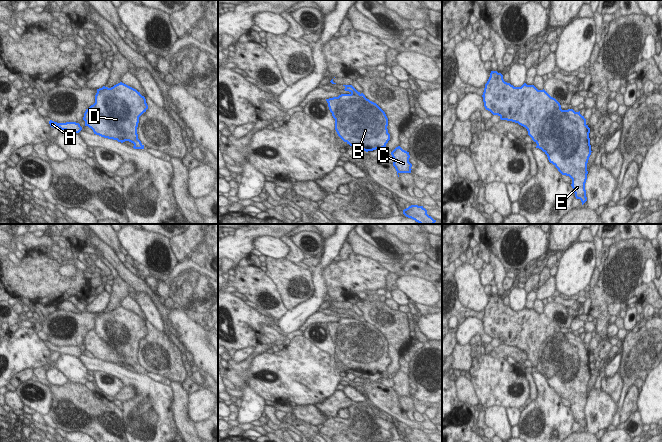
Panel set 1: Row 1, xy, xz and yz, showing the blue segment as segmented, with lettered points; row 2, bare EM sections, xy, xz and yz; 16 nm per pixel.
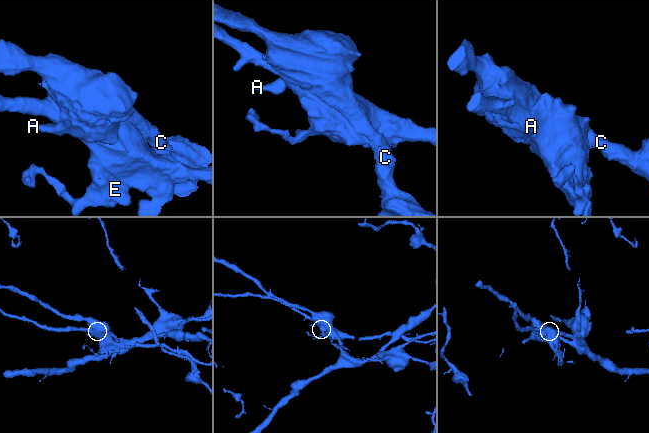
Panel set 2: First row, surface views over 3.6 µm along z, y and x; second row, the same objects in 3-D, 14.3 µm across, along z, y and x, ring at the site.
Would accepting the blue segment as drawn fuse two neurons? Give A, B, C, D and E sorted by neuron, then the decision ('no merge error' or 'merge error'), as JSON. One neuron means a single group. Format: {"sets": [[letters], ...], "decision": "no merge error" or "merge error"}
{"sets": [["A", "C", "D"], ["B", "E"]], "decision": "merge error"}

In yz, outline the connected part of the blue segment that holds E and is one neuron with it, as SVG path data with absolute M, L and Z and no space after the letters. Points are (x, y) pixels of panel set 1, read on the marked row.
M555 109L548 113L539 126L539 137L536 140L536 148L541 149L562 175L572 179L572 188L576 199L580 199L582 205L587 201L585 183L587 180L587 163L591 155L589 138L590 128L586 119L579 112L573 109Z

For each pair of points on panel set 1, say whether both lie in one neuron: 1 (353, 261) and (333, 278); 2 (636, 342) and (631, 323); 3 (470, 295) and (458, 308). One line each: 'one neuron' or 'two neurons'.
1: one neuron
2: two neurons
3: two neurons

